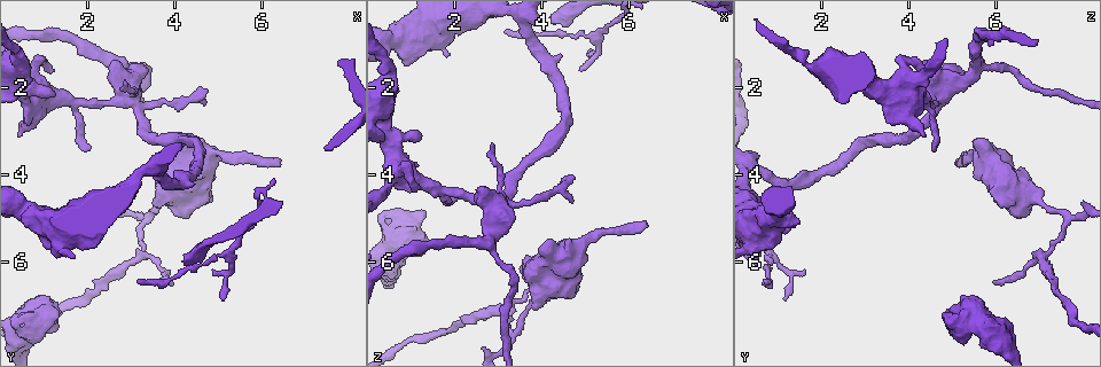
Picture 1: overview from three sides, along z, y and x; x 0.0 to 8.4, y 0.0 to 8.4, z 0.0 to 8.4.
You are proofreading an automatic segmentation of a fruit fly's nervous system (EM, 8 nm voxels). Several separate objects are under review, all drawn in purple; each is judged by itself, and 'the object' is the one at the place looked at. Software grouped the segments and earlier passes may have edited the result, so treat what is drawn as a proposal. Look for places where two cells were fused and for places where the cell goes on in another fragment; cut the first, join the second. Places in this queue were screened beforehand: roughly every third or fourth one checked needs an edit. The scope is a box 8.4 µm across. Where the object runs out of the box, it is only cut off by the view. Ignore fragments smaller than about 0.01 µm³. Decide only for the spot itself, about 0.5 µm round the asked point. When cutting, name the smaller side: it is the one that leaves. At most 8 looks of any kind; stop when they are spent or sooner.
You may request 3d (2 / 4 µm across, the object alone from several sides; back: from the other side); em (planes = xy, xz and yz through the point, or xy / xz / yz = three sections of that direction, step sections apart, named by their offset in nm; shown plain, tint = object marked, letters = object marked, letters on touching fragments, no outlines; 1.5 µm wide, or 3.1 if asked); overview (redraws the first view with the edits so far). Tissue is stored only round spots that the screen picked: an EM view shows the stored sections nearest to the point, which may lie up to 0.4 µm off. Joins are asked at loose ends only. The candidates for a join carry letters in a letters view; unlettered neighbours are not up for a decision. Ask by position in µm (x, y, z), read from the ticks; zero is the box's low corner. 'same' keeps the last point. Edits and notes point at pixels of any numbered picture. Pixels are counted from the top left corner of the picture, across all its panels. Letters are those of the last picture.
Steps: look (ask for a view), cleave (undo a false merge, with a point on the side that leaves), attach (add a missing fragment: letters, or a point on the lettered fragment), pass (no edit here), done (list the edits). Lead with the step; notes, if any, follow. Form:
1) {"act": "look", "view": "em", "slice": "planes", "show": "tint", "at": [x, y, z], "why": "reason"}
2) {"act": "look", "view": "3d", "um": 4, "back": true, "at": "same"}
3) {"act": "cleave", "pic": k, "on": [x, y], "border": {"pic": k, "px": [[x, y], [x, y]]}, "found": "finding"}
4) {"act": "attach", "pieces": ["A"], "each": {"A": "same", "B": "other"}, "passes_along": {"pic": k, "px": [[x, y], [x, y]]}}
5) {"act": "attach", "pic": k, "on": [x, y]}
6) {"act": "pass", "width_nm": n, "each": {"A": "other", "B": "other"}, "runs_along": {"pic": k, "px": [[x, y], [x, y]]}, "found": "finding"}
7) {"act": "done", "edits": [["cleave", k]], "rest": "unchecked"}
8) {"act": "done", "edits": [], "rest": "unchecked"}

{"act": "look", "view": "em", "slice": "planes", "show": "tint", "at": [3.40, 4.95, 7.65], "why": "sharp bend"}

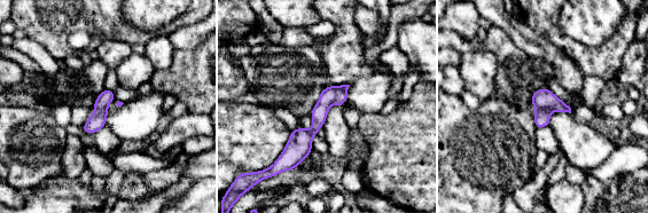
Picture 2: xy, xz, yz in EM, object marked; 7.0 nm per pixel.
{"act": "look", "view": "em", "slice": "planes", "show": "letters", "at": "same"}

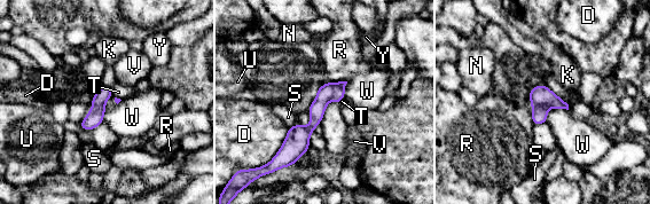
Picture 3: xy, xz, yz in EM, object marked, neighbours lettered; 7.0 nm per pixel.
{"act": "cleave", "pic": 3, "on": [339, 94], "each": {"D": "other", "K": "other", "N": "other", "R": "other", "S": "other", "T": "other", "U": "other", "V": "other", "W": "other", "Y": "other"}, "found": "two cells meet here"}

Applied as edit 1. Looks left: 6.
{"act": "look", "view": "overview"}

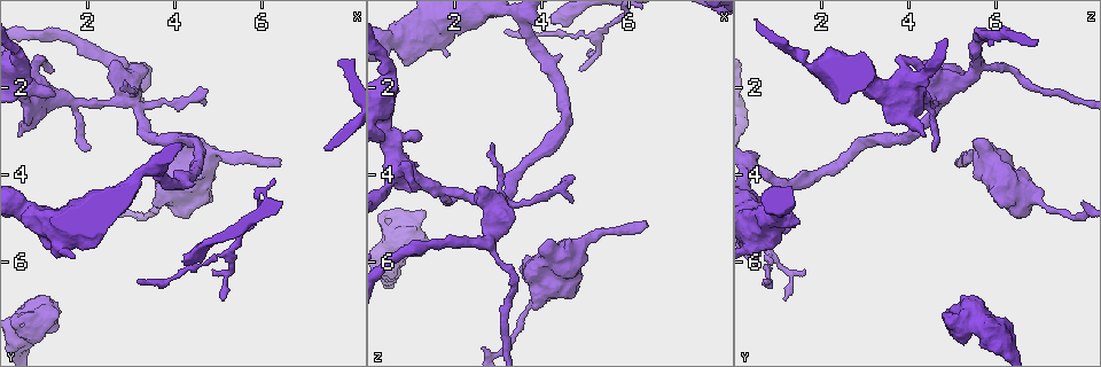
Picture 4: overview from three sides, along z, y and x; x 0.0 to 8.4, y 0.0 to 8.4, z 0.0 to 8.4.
{"act": "look", "view": "em", "slice": "planes", "show": "letters", "at": [2.95, 2.35, 4.55], "why": "thick turns thin"}

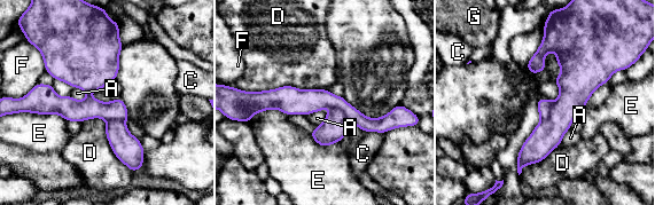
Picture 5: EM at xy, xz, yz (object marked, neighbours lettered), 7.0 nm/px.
{"act": "cleave", "pic": 5, "on": [310, 101], "each": {"A": "other", "C": "other", "D": "other", "E": "other", "F": "other", "G": "other"}, "part_leaving": {"pic": 5, "px": [[240, 100], [329, 100], [374, 123]]}, "found": "a second cell is stuck on"}

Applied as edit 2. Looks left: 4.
{"act": "done", "edits": [["cleave", 3], ["cleave", 5]], "rest": "unchecked"}

